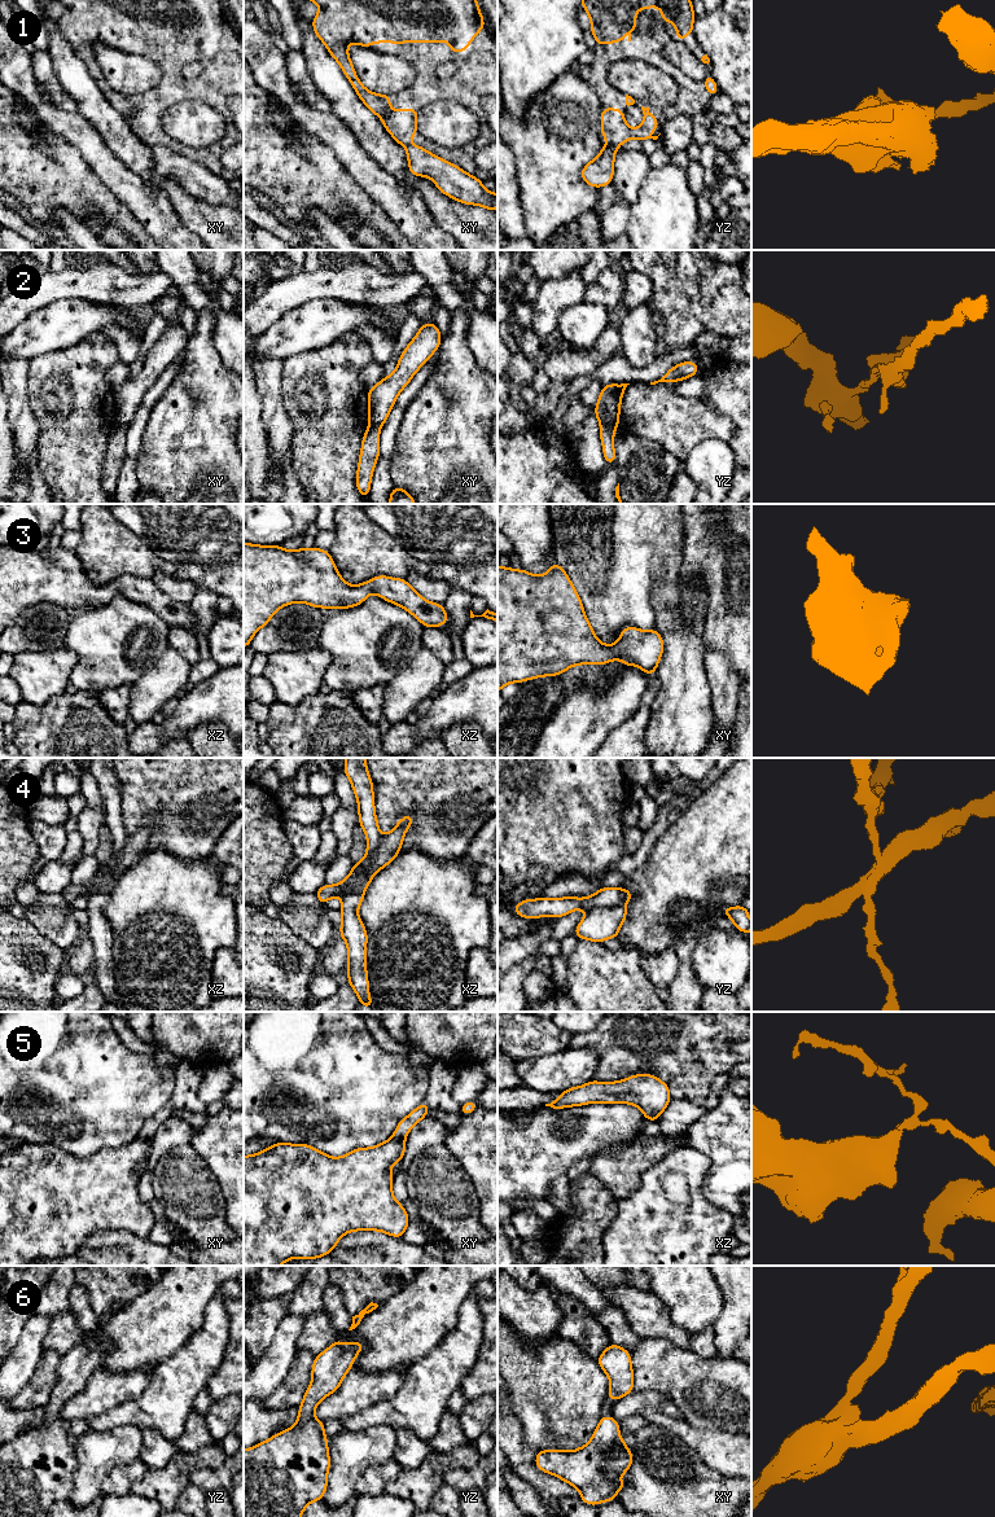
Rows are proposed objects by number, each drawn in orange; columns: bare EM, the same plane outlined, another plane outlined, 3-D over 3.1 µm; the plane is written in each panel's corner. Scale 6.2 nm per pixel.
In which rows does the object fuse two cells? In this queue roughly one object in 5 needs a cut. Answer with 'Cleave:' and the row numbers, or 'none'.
Cleave: 1, 2, 4, 5

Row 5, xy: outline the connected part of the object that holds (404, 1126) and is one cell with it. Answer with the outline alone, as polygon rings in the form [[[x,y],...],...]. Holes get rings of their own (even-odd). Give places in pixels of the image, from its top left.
[[[424,1101],[398,1123],[393,1136],[396,1139],[404,1139],[411,1128],[428,1115],[430,1109],[431,1108]]]

